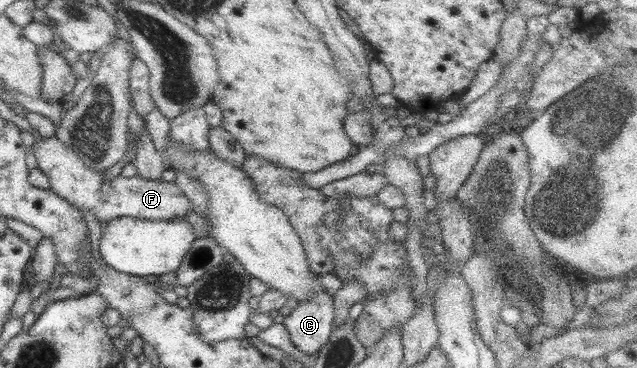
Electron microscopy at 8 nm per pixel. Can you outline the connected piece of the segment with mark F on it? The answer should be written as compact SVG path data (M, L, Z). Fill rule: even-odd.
M56 136L37 139L29 151L34 153L38 166L50 181L50 190L59 194L64 200L76 206L78 210L89 210L96 216L98 222L104 224L112 218L140 218L144 221L180 221L187 220L188 212L192 211L192 201L180 190L174 181L163 181L160 179L145 179L136 174L134 177L125 178L120 175L114 179L102 179L103 172L96 172L87 168L82 159L72 150L71 146L65 144Z

